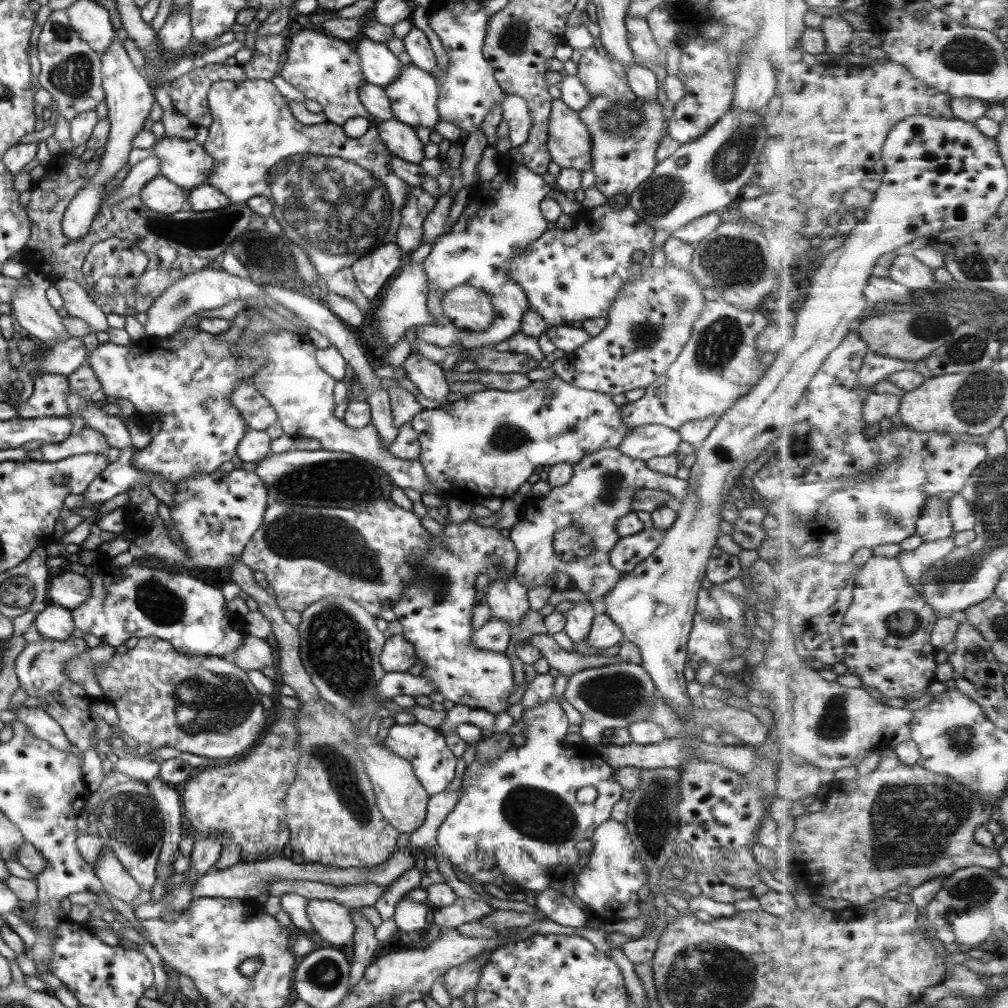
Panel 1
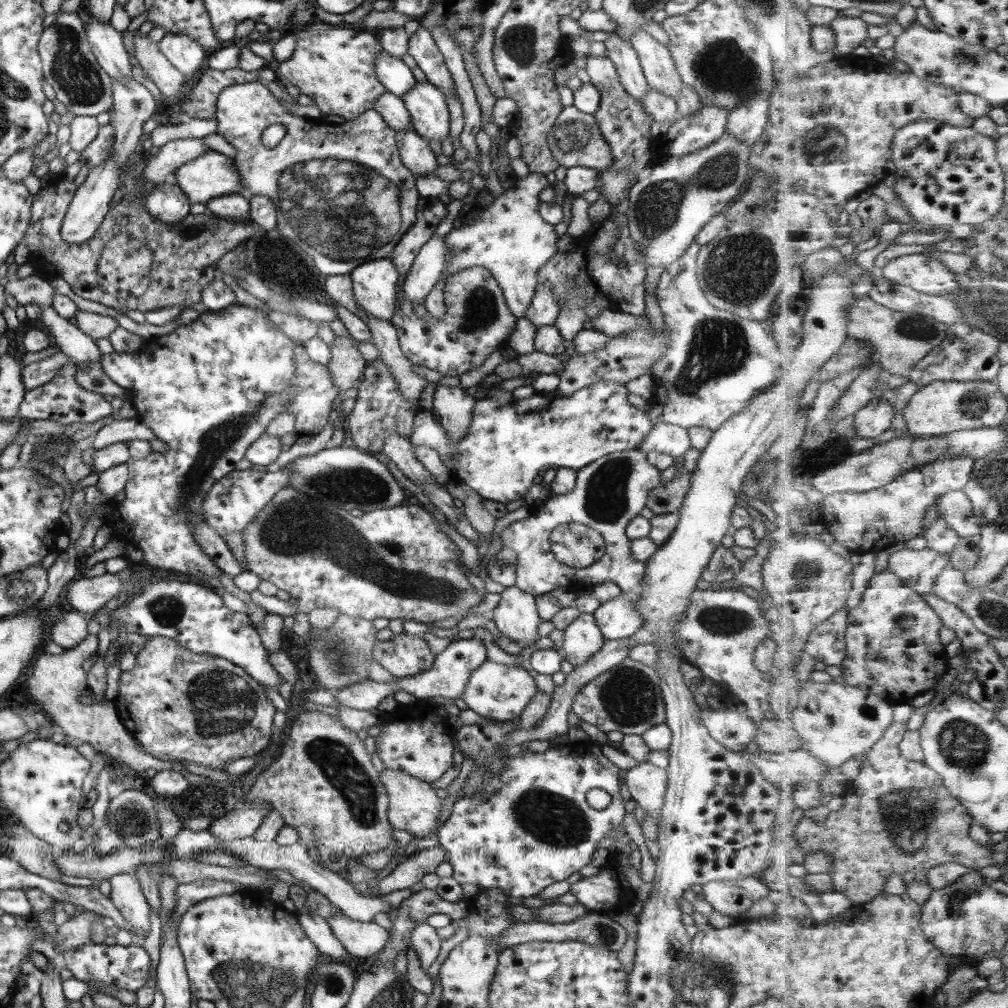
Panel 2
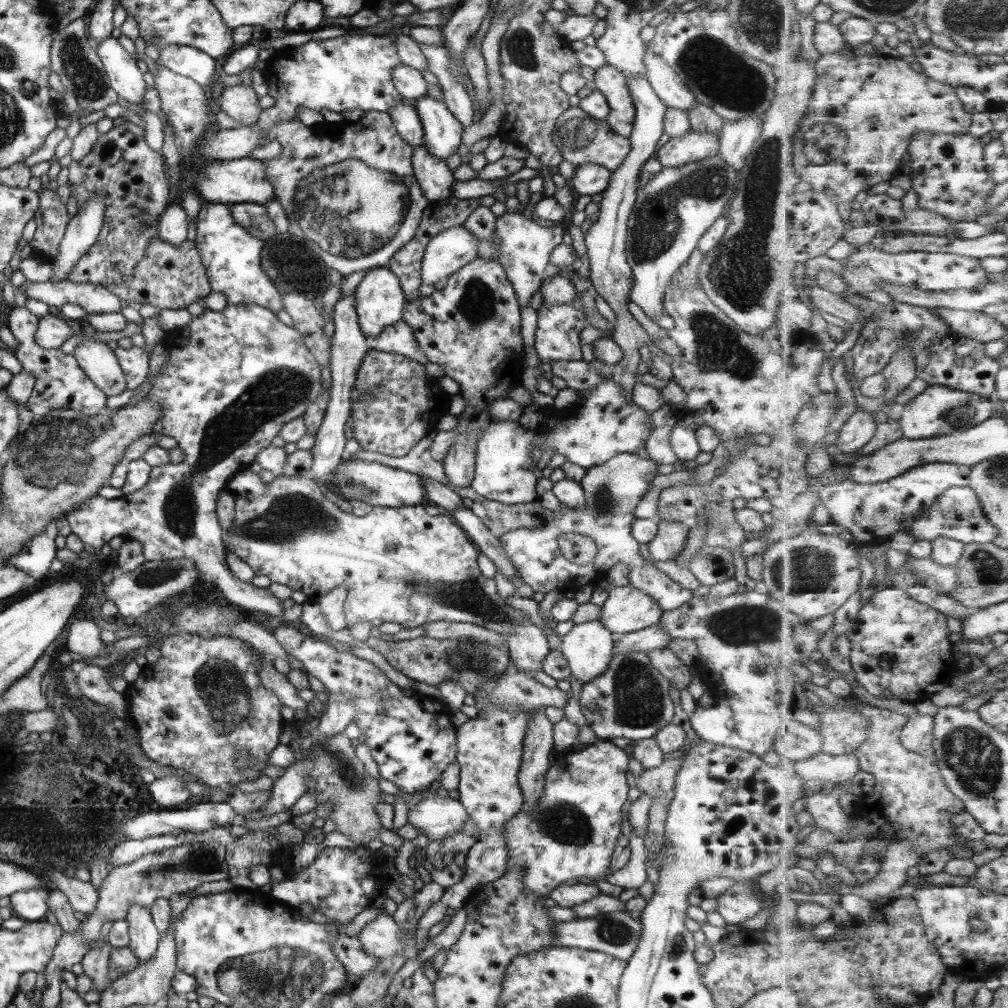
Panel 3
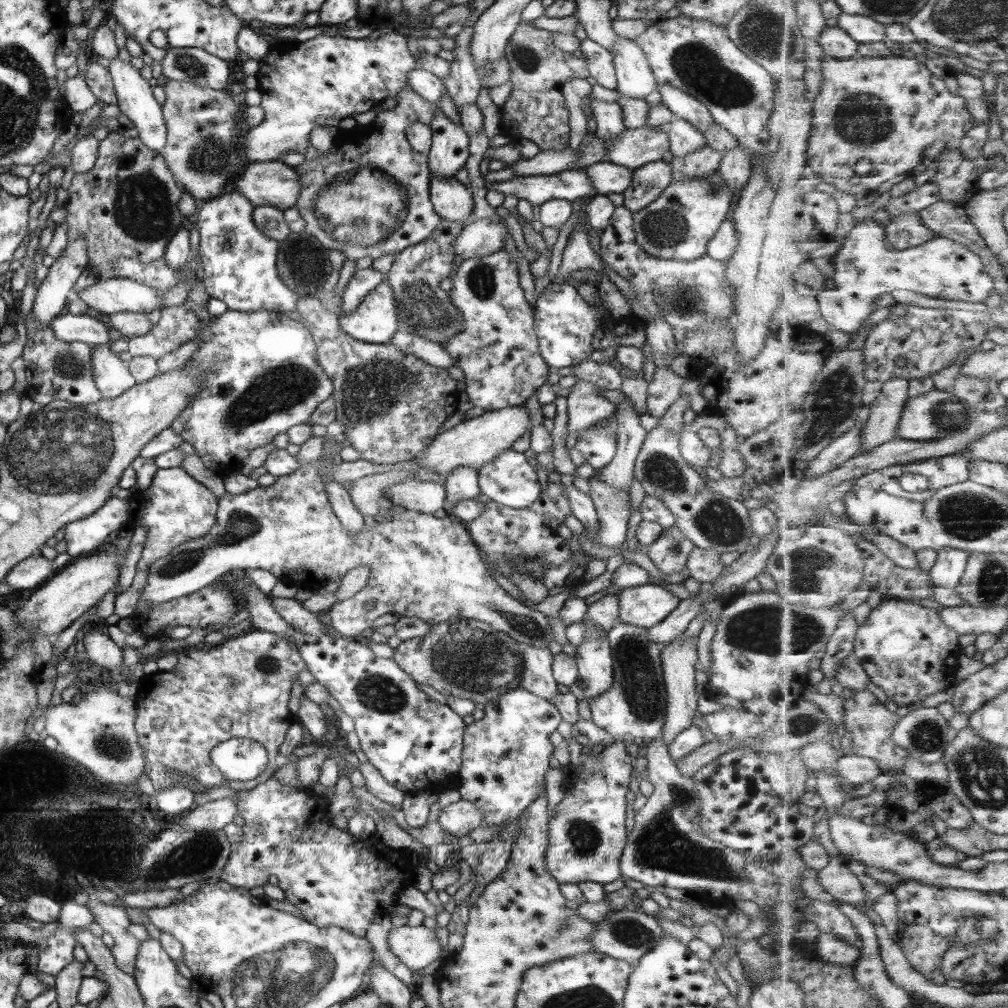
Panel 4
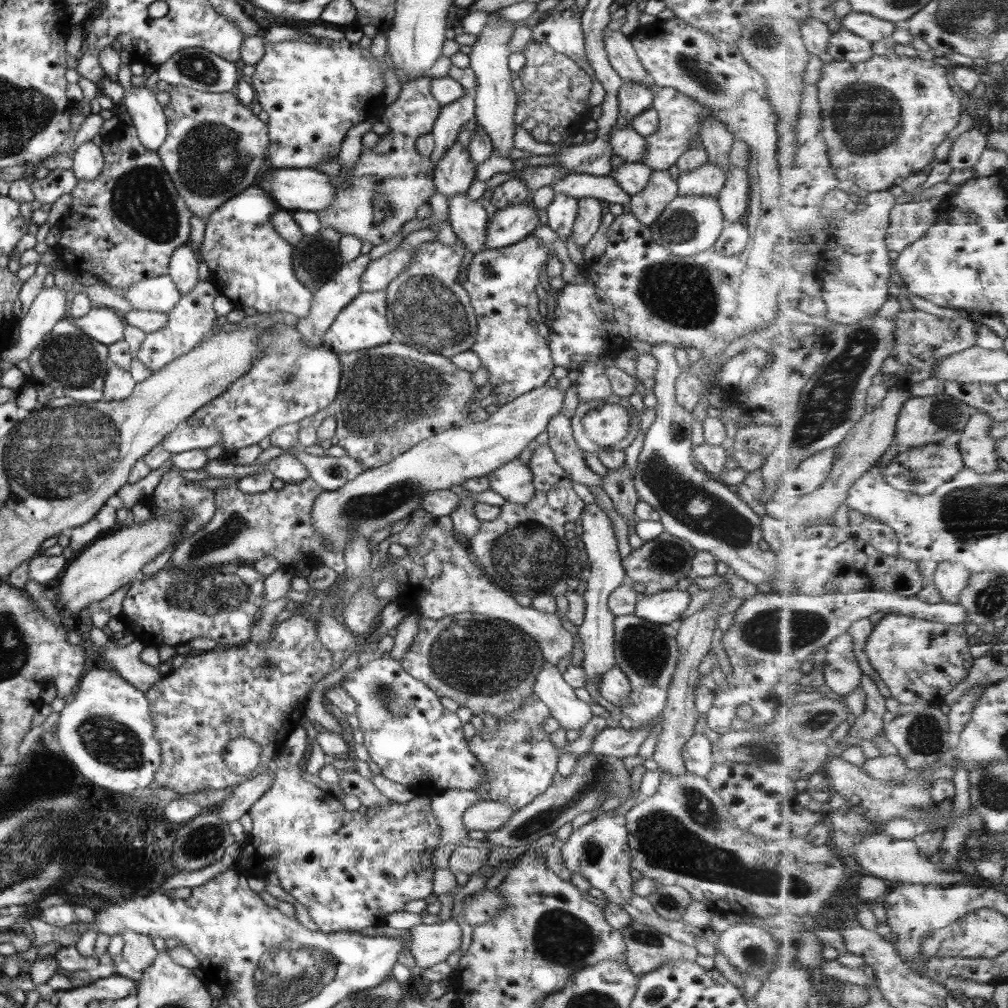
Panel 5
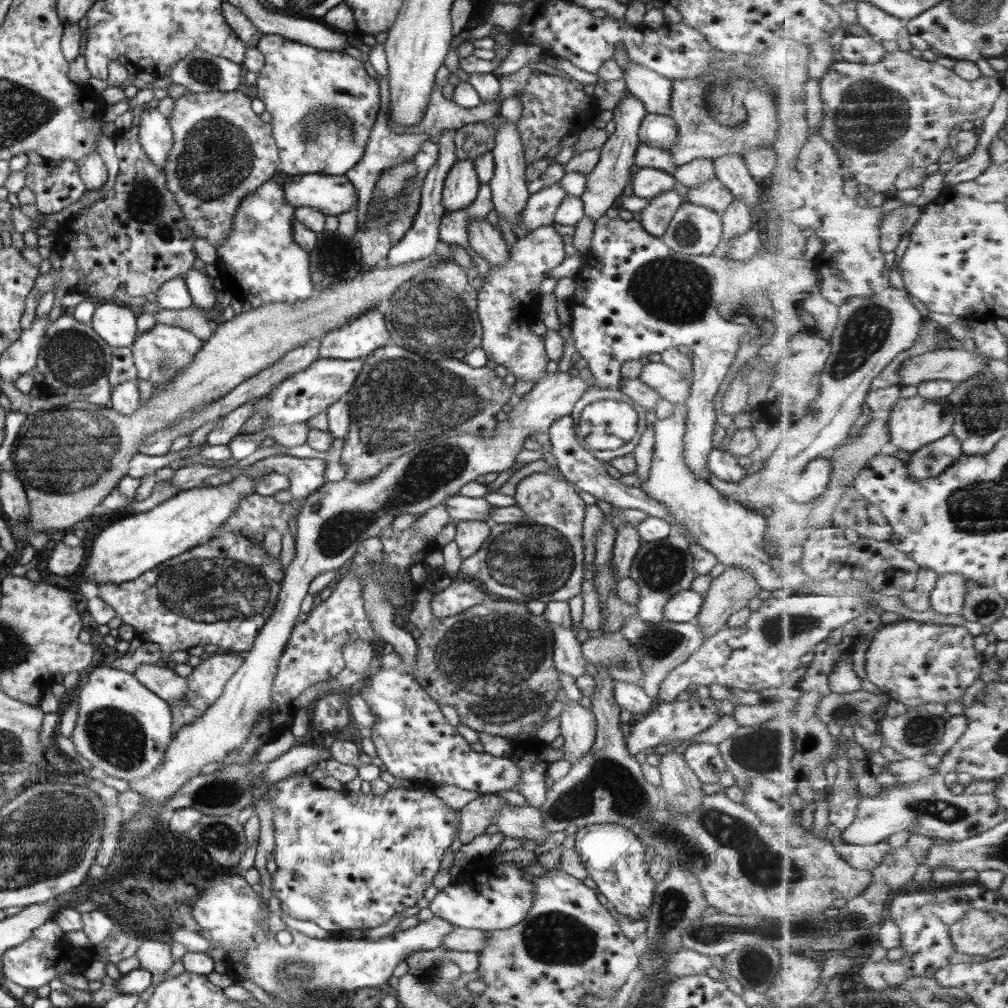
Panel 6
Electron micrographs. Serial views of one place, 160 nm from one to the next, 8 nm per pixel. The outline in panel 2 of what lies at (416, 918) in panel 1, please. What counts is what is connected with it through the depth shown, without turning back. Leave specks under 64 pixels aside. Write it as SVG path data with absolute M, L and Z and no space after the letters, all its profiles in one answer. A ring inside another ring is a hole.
M426 921L415 923L410 932L410 948L417 955L420 967L427 974L427 968L439 954L439 937L435 929L427 925Z

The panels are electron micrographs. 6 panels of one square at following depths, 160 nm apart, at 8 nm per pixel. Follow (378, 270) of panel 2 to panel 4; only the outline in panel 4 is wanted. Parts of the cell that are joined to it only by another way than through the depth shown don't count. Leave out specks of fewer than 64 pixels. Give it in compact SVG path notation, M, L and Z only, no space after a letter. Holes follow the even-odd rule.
M385 278L362 299L350 316L337 318L339 330L351 340L385 345L399 328L395 302Z

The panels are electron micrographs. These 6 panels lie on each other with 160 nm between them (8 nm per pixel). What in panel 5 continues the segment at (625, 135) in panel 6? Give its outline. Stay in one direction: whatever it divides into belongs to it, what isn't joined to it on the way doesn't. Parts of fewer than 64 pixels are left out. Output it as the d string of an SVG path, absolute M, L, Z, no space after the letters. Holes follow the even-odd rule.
M622 82L618 88L616 97L618 100L619 114L628 121L627 127L630 127L630 120L642 113L643 110L652 106L653 93L647 85L633 82ZM581 198L576 202L576 217L570 232L572 242L583 250L599 226L605 204L596 198Z

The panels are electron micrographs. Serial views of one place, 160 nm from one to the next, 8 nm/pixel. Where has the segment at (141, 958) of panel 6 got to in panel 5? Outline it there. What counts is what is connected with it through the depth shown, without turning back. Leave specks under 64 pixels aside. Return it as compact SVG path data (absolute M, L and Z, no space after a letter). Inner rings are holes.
M129 929L120 930L119 936L123 939L121 958L133 972L143 972L156 955L151 939L144 934L133 932Z

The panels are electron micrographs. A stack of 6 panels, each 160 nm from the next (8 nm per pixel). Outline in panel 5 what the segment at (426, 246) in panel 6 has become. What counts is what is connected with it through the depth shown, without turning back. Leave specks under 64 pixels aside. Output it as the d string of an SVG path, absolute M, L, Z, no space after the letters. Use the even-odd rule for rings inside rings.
M465 93L462 97L459 97L456 101L450 102L448 105L440 107L437 118L435 119L432 131L432 137L434 138L434 147L431 154L428 156L432 162L432 168L434 162L441 158L444 150L449 148L449 145L455 141L459 127L465 123L472 123L474 121L474 95ZM397 247L385 255L371 260L361 274L361 291L384 291L397 274L401 274L411 262L414 248Z

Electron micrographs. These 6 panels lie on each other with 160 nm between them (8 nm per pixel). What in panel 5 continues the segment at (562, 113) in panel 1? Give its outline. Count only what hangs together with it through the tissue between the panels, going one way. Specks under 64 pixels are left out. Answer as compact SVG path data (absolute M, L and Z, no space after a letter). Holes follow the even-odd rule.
M669 86L657 87L652 93L652 107L656 110L658 125L654 133L644 138L646 147L640 163L651 170L666 170L677 160L681 151L685 150L689 143L701 143L698 138L700 120L714 116L708 112L708 108L701 106L694 98L689 98Z

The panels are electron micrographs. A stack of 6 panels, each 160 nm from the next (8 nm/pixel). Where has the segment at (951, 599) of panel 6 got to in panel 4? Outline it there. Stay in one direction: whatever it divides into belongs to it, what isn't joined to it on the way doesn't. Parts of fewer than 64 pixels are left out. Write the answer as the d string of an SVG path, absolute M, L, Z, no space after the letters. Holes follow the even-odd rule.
M941 549L930 570L936 586L956 589L968 566L970 554L957 549Z

